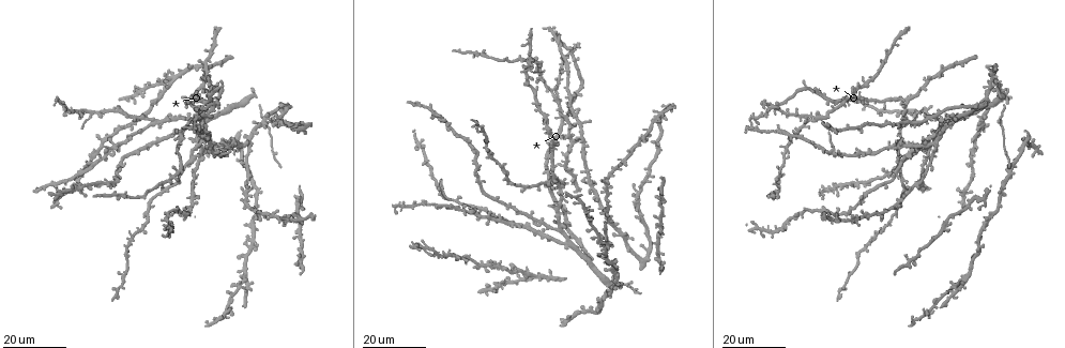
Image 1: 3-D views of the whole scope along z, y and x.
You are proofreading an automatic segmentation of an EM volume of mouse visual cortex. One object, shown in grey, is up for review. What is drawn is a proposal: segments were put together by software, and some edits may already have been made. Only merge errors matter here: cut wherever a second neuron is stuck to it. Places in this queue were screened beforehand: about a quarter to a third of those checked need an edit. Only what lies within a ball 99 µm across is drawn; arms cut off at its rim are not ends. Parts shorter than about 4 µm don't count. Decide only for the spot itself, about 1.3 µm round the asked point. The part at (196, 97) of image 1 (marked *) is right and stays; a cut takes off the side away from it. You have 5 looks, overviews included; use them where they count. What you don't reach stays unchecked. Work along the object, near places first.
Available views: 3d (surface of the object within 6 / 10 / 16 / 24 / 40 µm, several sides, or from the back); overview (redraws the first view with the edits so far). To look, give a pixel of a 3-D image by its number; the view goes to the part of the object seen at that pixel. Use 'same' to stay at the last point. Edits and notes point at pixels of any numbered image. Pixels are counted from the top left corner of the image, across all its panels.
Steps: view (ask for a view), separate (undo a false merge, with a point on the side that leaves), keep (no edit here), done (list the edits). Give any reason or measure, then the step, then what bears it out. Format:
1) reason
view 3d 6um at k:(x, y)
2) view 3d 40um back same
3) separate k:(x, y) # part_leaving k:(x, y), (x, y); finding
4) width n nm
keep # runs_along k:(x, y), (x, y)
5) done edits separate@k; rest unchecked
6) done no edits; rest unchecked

four arms meet
view 3d 16um at 1:(835, 150)

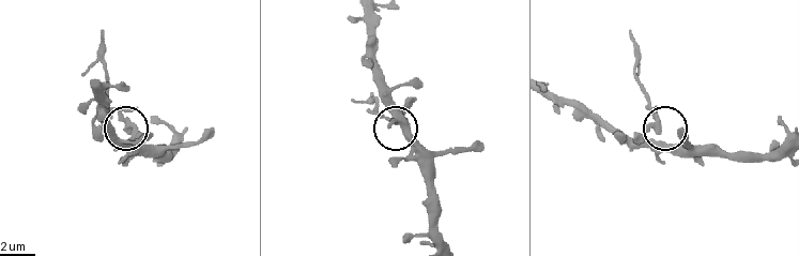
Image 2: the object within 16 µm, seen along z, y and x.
view 3d 6um at 2:(658, 129)

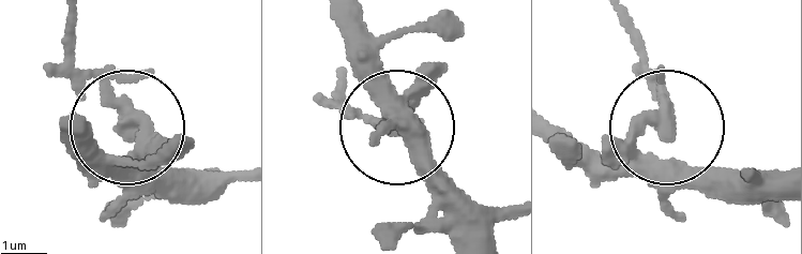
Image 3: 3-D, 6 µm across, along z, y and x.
width 370 nm
separate 3:(112, 100) # part_leaving 3:(138, 150), (127, 108), (73, 62), (70, 16); two neurons meet here

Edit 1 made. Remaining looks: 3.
view 3d 16um at 1:(804, 116)

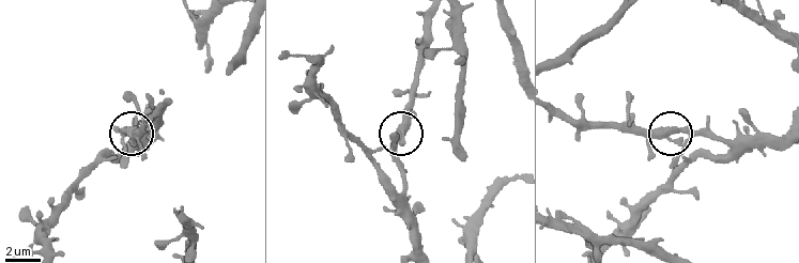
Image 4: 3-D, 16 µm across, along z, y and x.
view 3d 10um at 4:(401, 134)

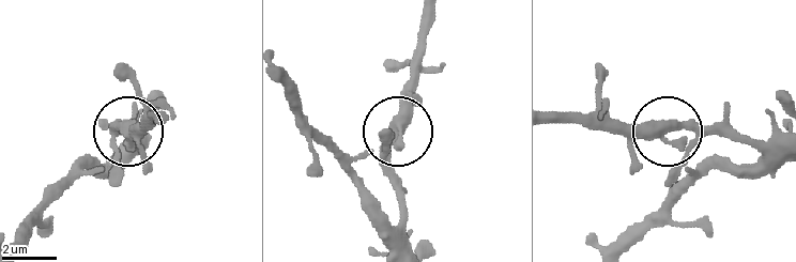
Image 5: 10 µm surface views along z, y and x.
view 3d 10um back at 5:(400, 127)

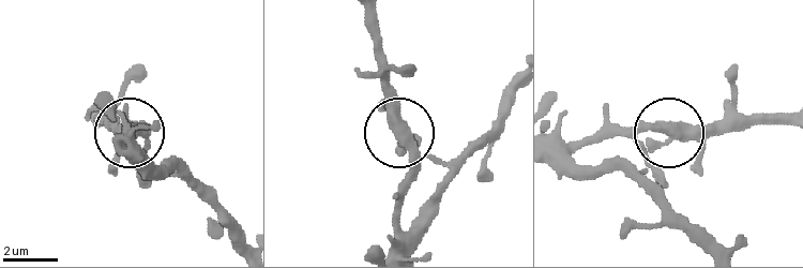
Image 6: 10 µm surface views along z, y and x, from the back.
keep # continuous, no second neuron

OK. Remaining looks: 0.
done edits separate@3; rest unchecked

